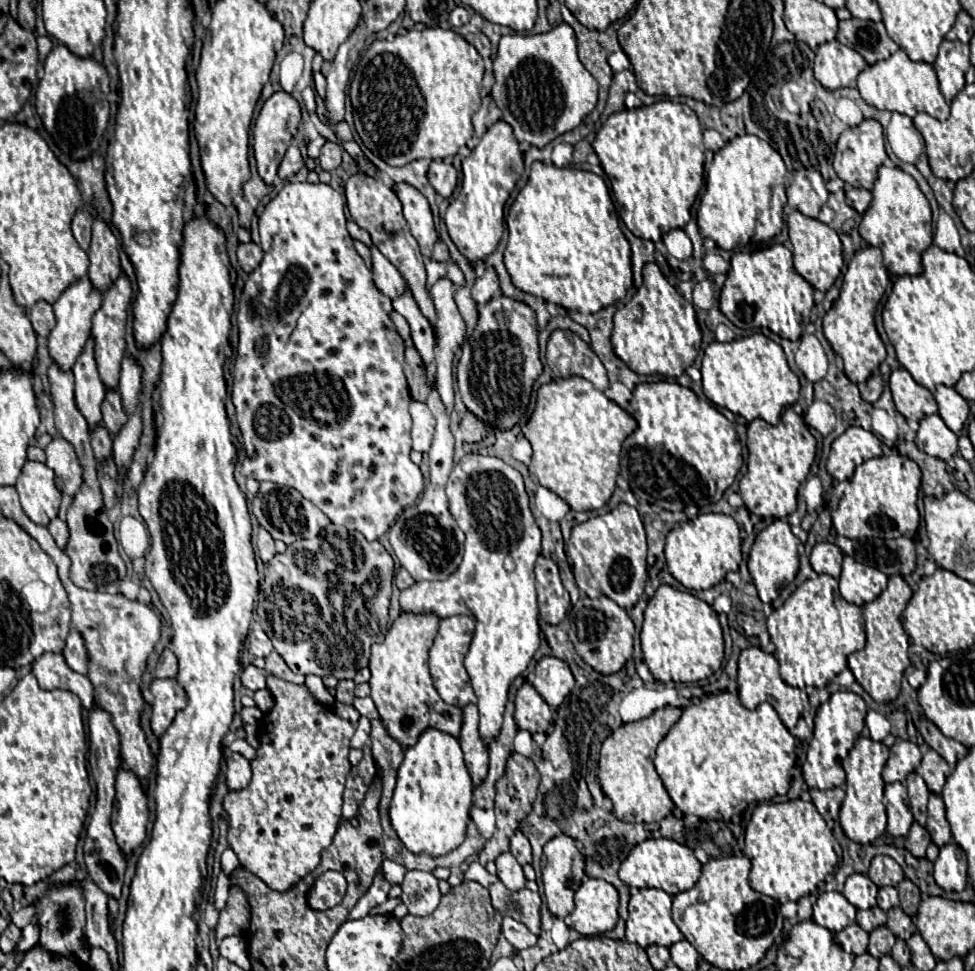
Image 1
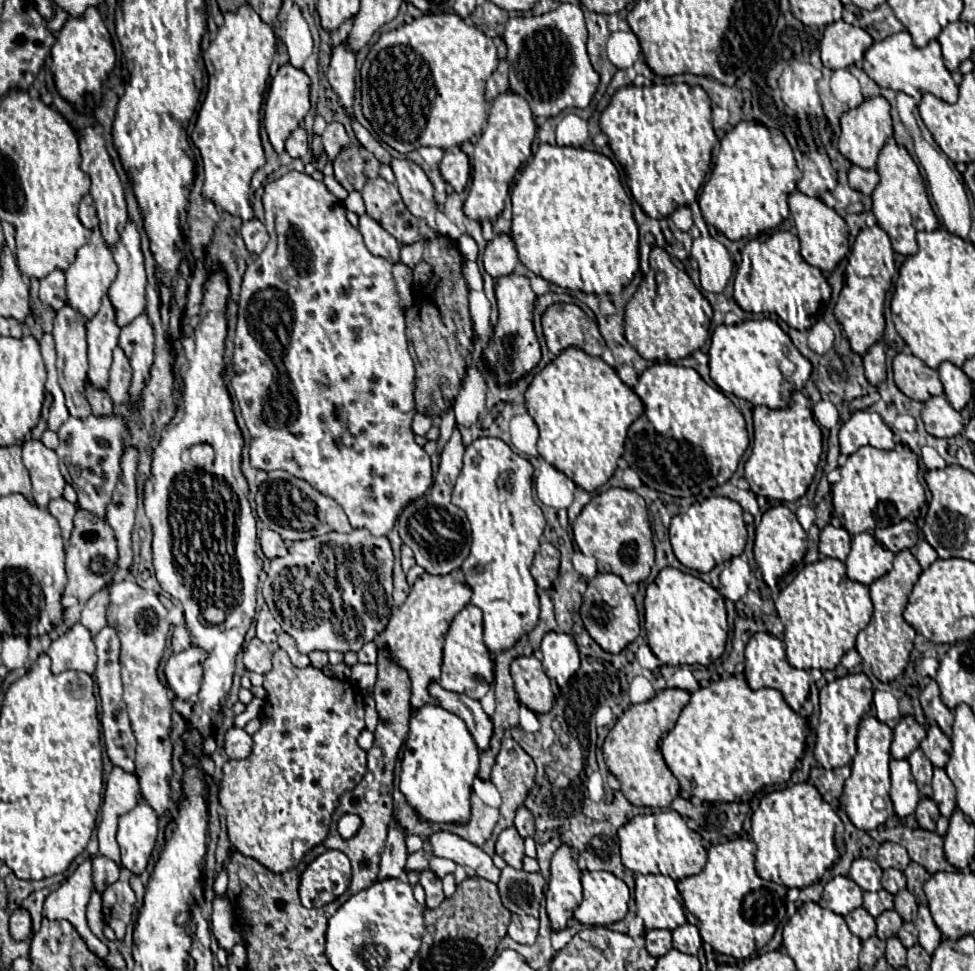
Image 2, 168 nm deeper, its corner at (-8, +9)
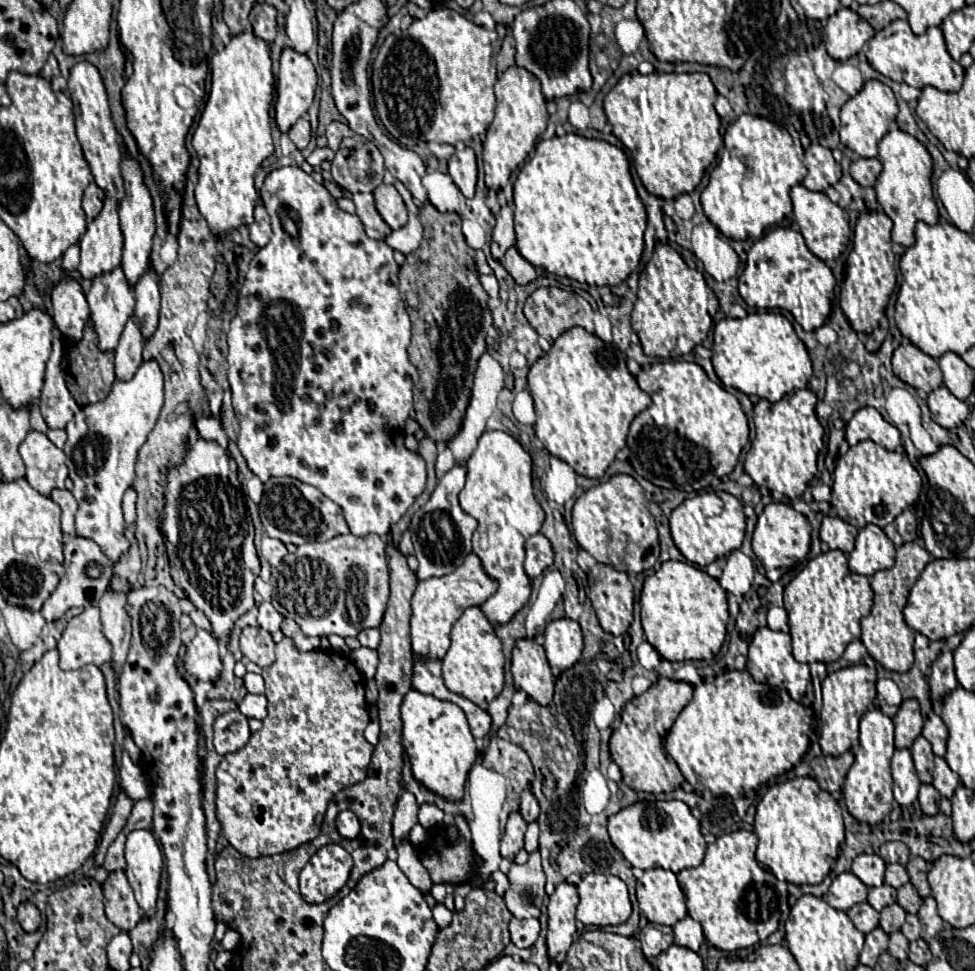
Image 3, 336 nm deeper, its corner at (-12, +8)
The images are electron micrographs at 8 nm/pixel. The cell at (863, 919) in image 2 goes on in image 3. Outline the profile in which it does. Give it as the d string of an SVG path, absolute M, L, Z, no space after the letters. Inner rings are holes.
M858 903L856 907L848 909L848 917L862 933L870 933L880 921L880 913L870 903Z

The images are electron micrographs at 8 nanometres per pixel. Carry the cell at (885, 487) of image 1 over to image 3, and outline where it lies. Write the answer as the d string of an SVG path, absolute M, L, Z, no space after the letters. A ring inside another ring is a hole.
M860 441L858 445L850 447L846 455L838 457L832 479L832 507L836 509L838 517L844 521L850 519L850 525L858 529L870 523L886 527L918 499L922 487L922 479L908 461L906 453L886 451L874 441Z

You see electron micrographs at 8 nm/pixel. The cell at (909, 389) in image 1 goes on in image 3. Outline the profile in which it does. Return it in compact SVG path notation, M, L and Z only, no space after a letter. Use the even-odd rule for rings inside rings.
M902 343L892 355L896 377L918 391L930 393L942 385L942 371L934 357L922 353L914 343Z

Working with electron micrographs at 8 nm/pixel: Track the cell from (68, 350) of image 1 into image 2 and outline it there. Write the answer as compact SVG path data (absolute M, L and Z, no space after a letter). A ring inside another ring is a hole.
M92 230L92 238L88 244L84 244L78 254L74 264L66 270L66 294L68 294L68 306L72 306L82 318L84 322L88 322L88 318L92 318L92 314L96 314L96 310L100 308L100 302L104 298L104 294L108 292L110 284L116 278L116 264L112 258L112 250L104 244L100 230Z

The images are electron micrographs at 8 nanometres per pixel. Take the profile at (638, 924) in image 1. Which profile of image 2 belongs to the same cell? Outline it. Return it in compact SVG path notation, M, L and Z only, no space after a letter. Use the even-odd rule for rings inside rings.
M636 876L636 916L644 920L646 930L676 930L676 926L684 926L686 916L680 902L680 892L670 876Z

